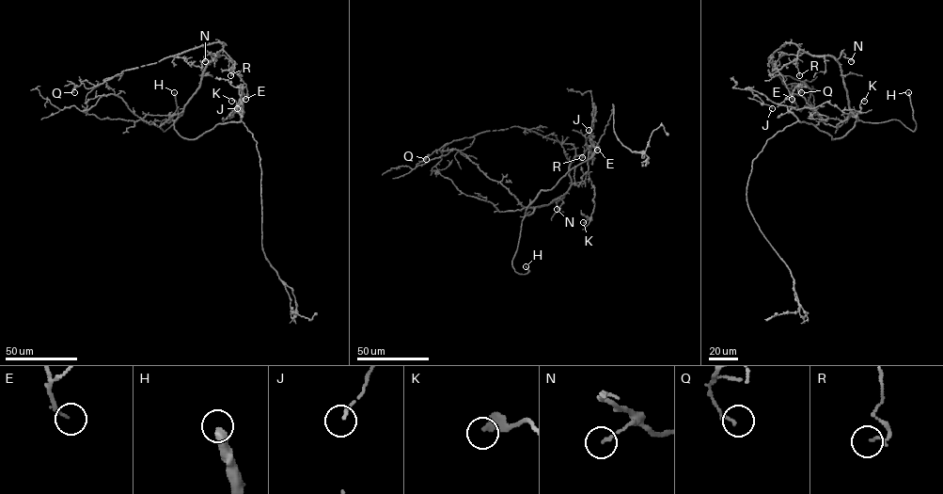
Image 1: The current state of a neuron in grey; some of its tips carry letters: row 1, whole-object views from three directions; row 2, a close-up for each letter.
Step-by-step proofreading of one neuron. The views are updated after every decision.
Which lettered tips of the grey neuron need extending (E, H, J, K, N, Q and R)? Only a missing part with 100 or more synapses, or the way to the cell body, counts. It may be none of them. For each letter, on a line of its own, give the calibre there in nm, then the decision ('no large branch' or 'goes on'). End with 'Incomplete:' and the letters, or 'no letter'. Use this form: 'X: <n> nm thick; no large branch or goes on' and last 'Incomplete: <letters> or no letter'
E: 130 nm thick; no large branch
H: 460 nm thick; goes on
J: 110 nm thick; no large branch
K: 440 nm thick; no large branch
N: 110 nm thick; no large branch
Q: 130 nm thick; no large branch
R: 110 nm thick; no large branch
Incomplete: H

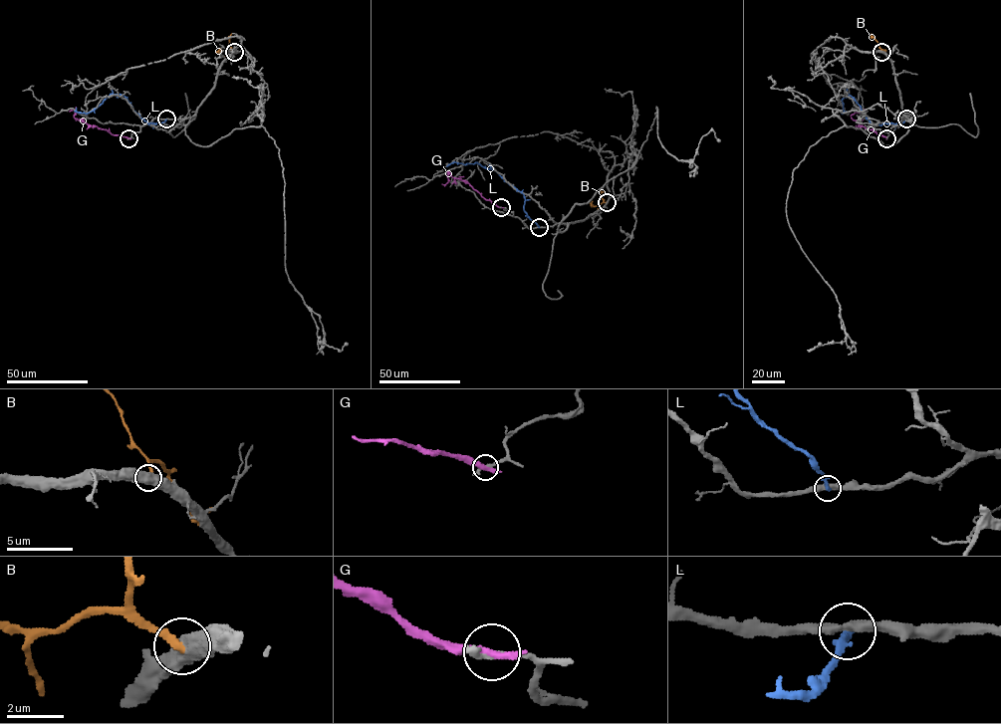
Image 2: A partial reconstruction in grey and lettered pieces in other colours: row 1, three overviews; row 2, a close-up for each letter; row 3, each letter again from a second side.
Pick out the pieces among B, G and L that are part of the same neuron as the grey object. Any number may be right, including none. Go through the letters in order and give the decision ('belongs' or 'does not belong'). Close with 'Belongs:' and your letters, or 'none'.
B: does not belong
G: does not belong
L: does not belong
Belongs: none

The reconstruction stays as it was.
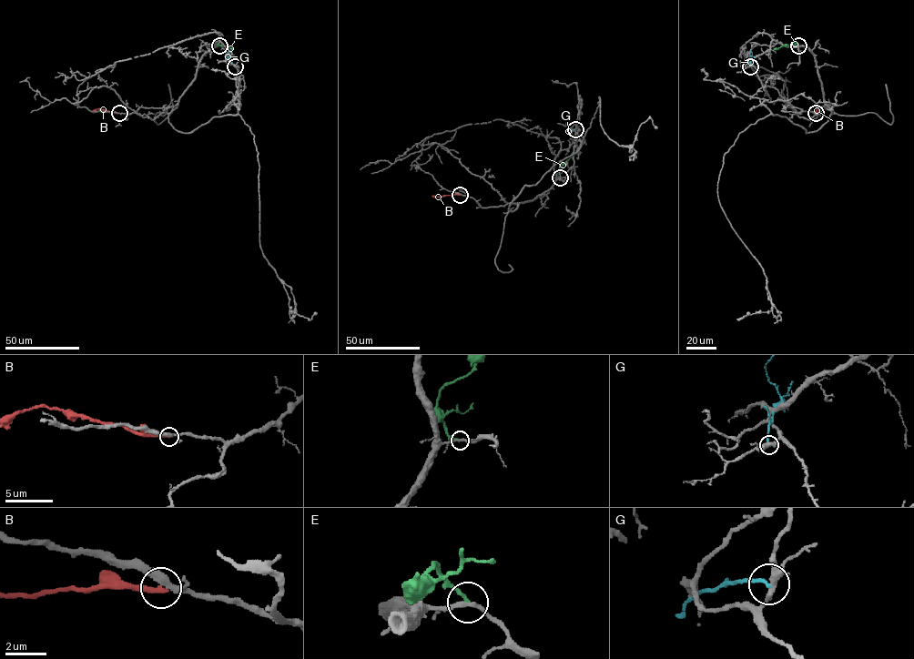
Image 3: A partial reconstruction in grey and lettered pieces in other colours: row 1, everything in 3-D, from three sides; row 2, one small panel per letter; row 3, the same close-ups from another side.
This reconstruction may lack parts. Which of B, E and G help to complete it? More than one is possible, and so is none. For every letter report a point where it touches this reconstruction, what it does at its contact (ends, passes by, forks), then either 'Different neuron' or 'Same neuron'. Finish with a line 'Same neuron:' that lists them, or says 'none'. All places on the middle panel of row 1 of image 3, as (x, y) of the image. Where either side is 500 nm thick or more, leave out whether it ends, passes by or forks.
B: Touches grey at (460, 195). It ends there. Different neuron
E: Touches grey at (560, 177). It ends there. Different neuron
G: Touches grey at (575, 129). It ends there. Different neuron
Same neuron: none

